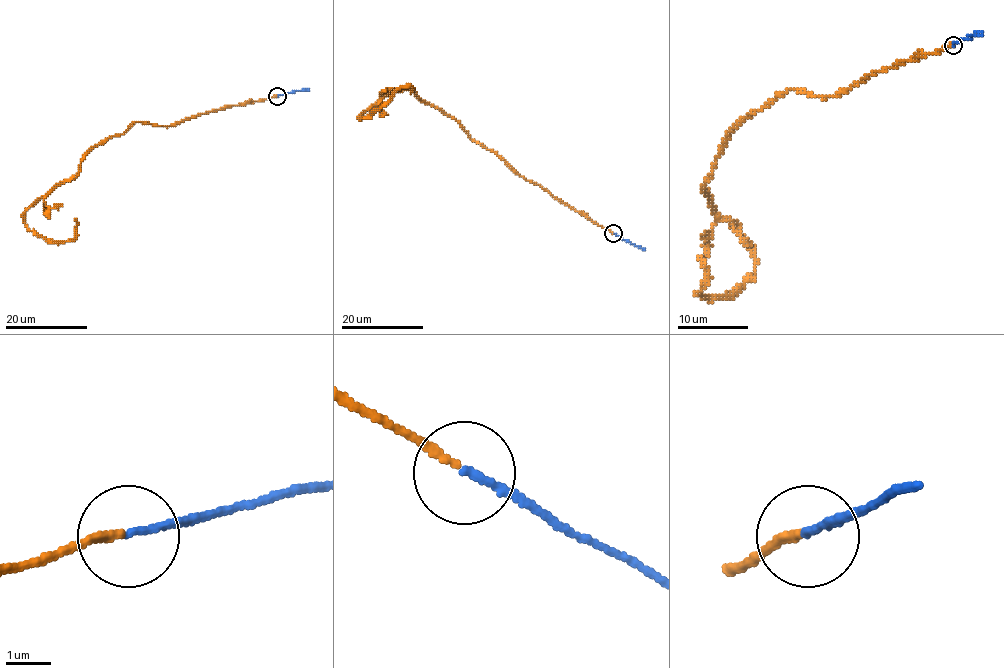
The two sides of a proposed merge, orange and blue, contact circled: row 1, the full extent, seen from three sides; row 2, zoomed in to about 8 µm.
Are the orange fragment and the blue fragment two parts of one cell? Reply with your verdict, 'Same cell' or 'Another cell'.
Same cell

